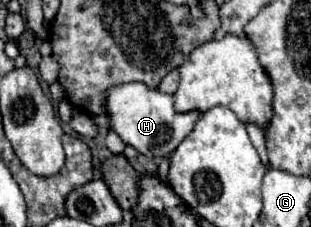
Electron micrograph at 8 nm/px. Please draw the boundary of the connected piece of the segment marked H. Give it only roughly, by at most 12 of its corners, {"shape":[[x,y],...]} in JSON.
{"shape":[[143,83],[109,89],[111,129],[147,157],[165,157],[199,111]]}

